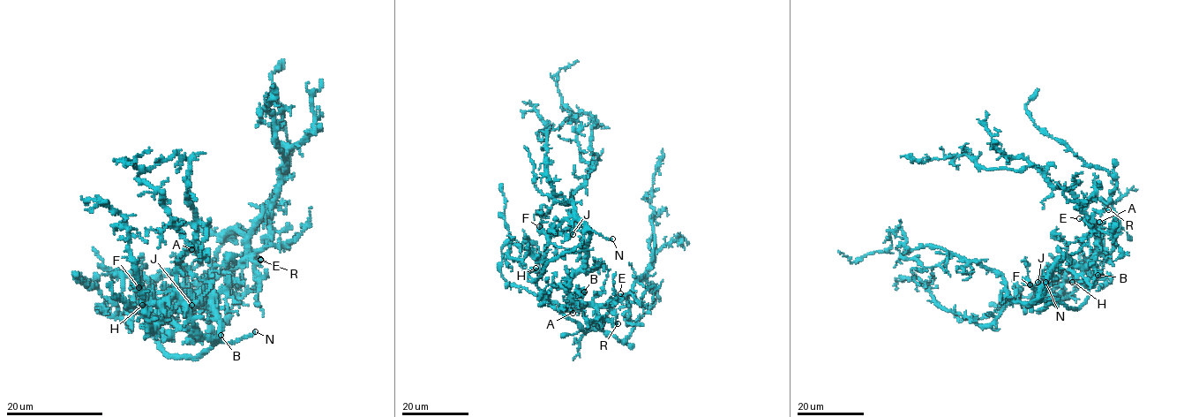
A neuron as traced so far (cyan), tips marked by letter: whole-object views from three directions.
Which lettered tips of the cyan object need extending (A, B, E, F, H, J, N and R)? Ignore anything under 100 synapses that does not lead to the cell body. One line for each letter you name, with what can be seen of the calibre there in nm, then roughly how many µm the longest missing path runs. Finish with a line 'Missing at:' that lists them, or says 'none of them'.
N: 200 nm thick; about 100 µm are missing
Missing at: N

